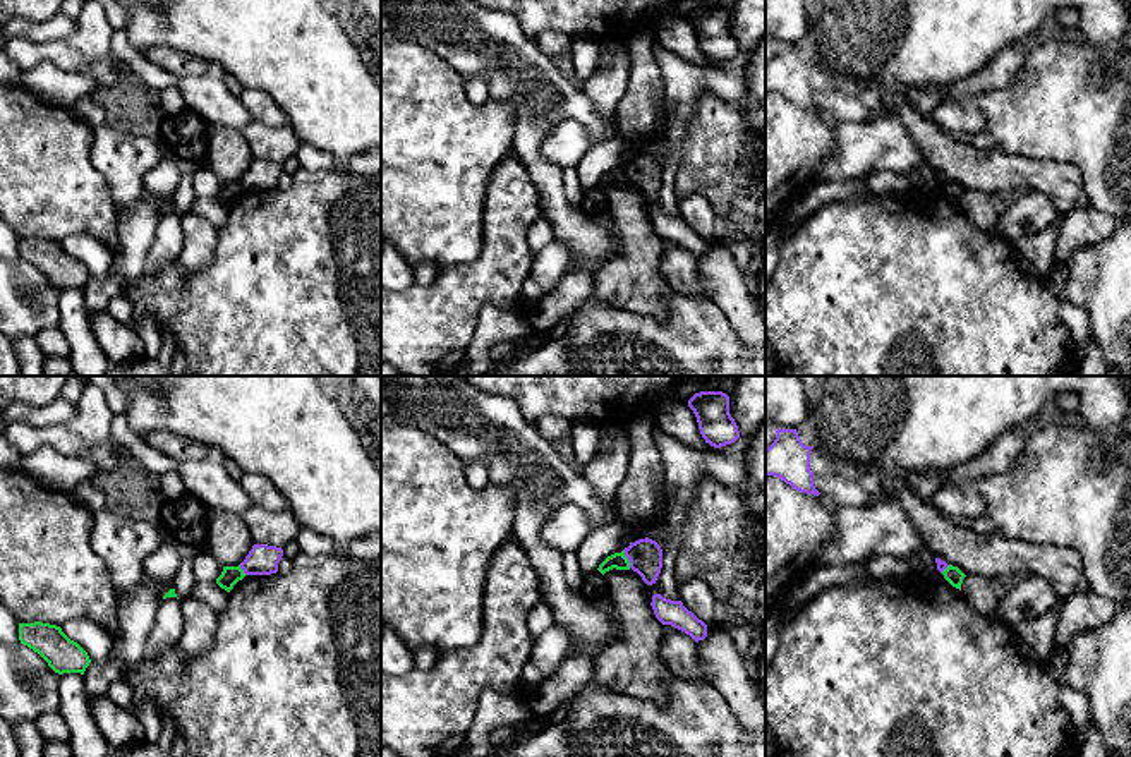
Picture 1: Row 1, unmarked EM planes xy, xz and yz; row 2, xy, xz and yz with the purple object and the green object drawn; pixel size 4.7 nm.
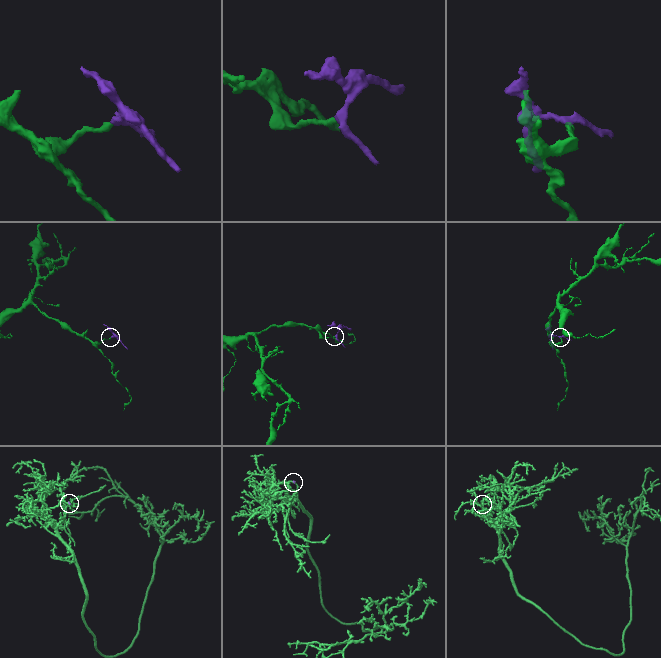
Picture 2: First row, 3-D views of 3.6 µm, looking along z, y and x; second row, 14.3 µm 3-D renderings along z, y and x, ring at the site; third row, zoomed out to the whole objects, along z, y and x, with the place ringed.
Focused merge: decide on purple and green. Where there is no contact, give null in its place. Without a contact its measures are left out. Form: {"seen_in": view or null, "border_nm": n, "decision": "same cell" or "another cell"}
{"seen_in": "xz", "border_nm": 90, "decision": "another cell"}

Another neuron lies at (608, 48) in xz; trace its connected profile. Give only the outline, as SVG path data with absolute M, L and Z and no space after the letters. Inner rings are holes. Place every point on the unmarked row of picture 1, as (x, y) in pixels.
M614 39L601 41L596 72L606 70L611 65L618 50L620 50L620 46Z

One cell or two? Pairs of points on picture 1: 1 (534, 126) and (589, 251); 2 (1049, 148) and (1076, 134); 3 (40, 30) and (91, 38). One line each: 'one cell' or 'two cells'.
1: one cell
2: one cell
3: two cells

